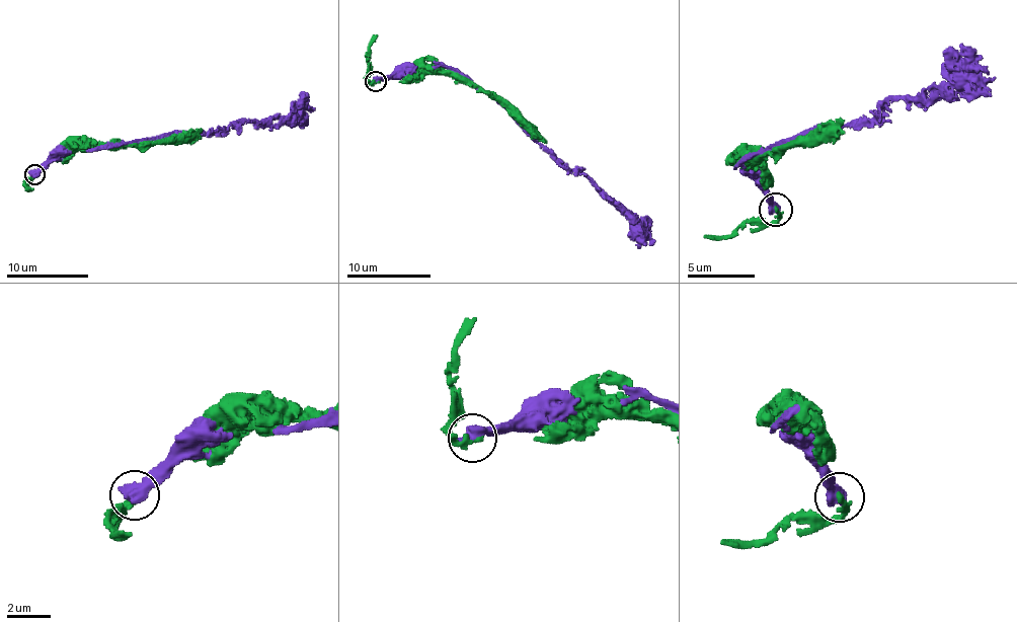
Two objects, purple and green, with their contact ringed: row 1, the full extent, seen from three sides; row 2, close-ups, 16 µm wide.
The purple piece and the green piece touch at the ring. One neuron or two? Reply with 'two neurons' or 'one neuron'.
two neurons

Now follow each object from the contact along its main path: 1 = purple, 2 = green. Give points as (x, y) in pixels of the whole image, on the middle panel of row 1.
1: (375, 81), (406, 75), (417, 67), (447, 65), (457, 69), (558, 160), (584, 173), (649, 239), (648, 245)
2: (375, 81), (408, 81), (421, 73), (458, 73), (493, 92), (546, 143)

